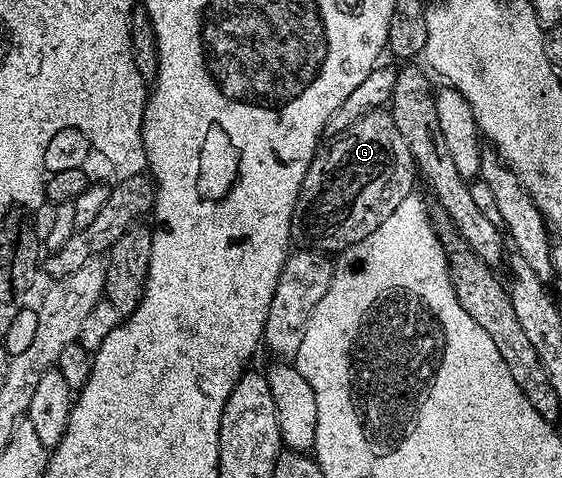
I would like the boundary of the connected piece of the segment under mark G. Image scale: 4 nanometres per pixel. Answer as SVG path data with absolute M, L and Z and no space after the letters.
M387 109L365 113L360 119L353 121L353 125L349 125L349 129L345 129L339 135L334 136L328 143L331 144L328 145L327 151L326 147L320 150L305 173L305 181L299 190L299 199L295 202L293 217L291 218L291 237L300 248L308 251L342 253L345 248L351 247L357 241L365 241L365 237L369 237L369 233L373 233L373 229L377 229L381 225L381 221L385 221L389 217L389 213L393 213L393 209L397 209L397 205L401 205L401 201L405 201L405 197L412 194L414 187L411 186L414 185L415 179L417 183L417 172L413 157L409 153L409 145L405 145L405 139L401 137L401 133L397 133L397 125L393 125L393 117L390 110Z

